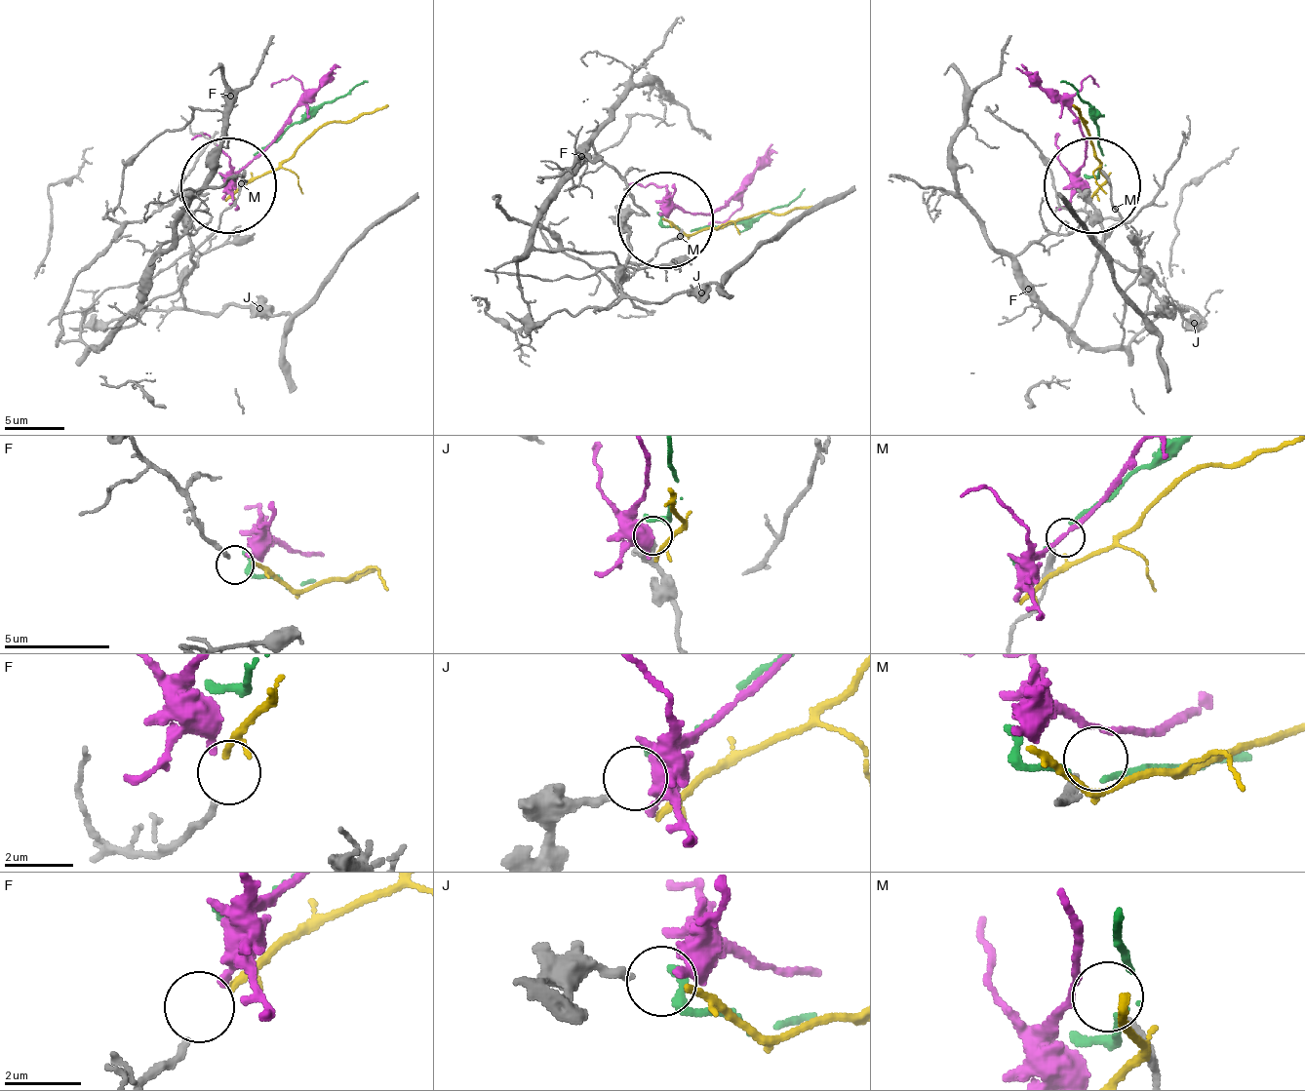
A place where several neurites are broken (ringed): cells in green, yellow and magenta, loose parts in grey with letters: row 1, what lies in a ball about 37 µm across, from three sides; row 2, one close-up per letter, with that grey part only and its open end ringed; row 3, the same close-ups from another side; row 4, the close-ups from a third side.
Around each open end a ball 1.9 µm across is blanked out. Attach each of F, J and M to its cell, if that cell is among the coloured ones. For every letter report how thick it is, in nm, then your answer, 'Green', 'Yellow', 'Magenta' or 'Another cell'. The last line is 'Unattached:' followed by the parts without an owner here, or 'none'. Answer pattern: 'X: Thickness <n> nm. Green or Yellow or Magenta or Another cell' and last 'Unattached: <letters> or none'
F: Thickness 190 nm. Yellow
J: Thickness 240 nm. Another cell
M: Thickness 280 nm. Another cell
Unattached: J, M

